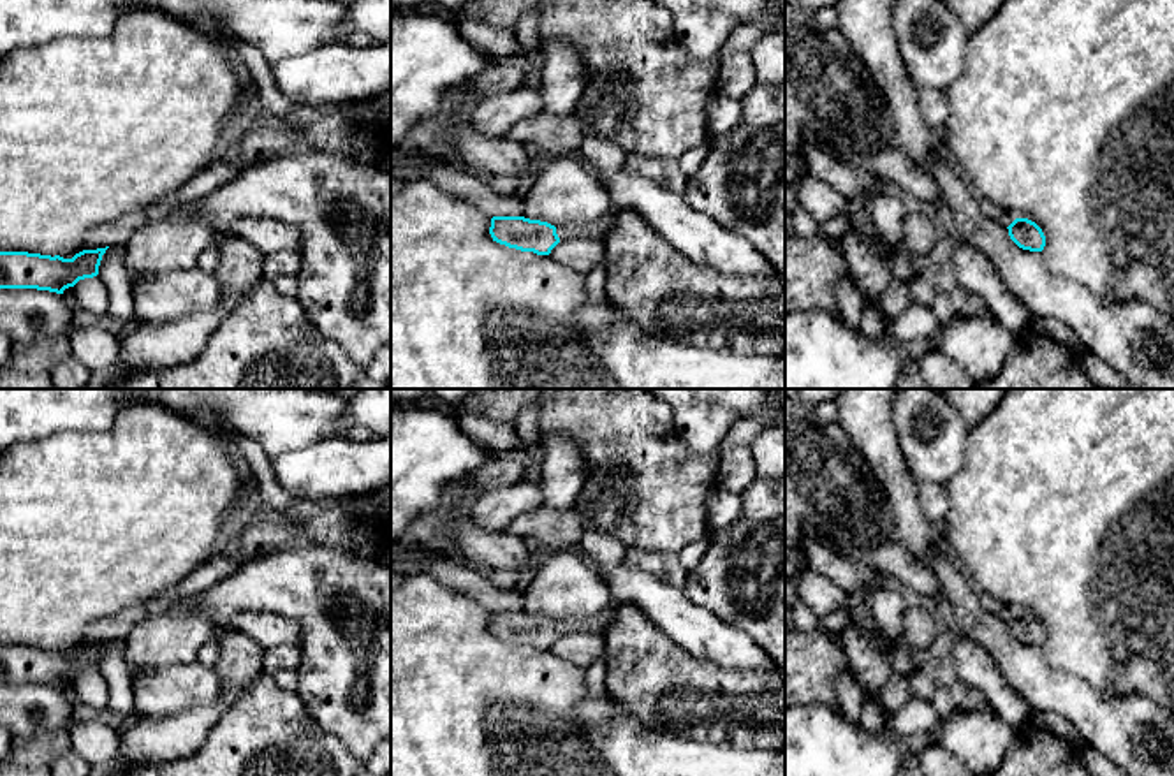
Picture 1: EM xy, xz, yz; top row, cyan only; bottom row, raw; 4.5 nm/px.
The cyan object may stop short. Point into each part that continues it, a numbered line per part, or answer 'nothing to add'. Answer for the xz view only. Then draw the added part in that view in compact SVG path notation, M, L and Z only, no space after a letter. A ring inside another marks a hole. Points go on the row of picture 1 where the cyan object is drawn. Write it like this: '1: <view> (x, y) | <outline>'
1: xz (597, 229) | M611 209L609 213L602 215L593 222L569 223L556 227L556 234L560 241L577 238L605 239L605 236L613 229L614 220L616 220L616 209Z

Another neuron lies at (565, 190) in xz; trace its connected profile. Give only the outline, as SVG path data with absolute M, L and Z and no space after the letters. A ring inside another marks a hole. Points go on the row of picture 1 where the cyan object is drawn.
M546 157L523 199L523 216L554 227L593 222L613 209L607 190L577 157Z

